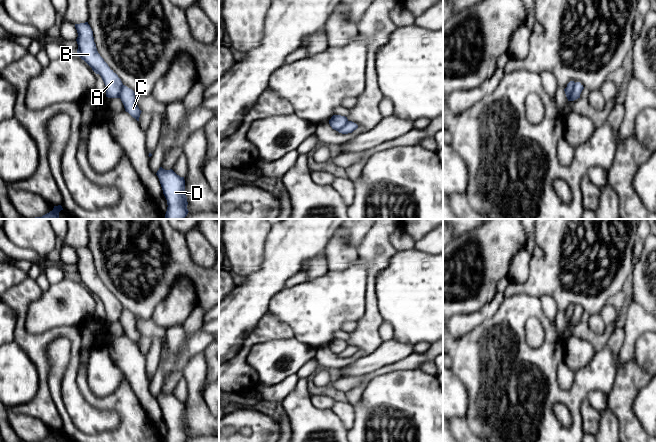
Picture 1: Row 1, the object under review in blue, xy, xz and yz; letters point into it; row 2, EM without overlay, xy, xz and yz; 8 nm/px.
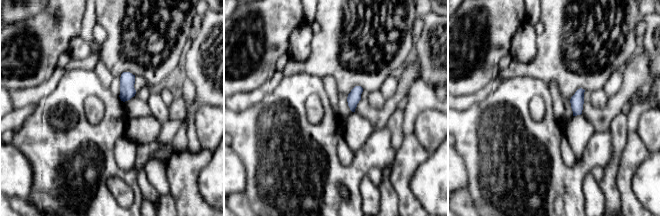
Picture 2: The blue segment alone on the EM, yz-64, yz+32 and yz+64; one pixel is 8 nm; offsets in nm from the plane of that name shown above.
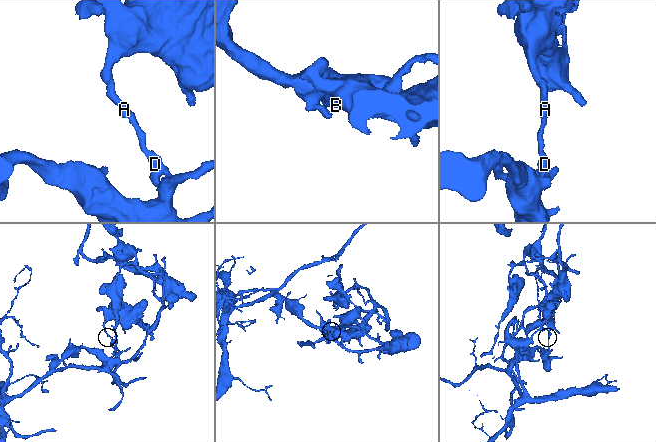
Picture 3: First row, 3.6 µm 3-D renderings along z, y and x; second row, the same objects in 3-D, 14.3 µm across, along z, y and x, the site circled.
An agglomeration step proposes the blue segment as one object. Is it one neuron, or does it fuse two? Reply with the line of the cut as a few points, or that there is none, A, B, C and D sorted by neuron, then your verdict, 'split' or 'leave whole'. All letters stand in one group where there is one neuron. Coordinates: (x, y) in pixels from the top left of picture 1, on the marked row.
yz (575, 83), (572, 93), (567, 98) | A B / C D | split

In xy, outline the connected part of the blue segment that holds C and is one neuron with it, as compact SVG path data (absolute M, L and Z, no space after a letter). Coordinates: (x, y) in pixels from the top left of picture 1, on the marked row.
M122 85L119 98L124 105L125 111L128 112L137 121L139 121L139 117L142 111L137 105L134 91L127 86Z

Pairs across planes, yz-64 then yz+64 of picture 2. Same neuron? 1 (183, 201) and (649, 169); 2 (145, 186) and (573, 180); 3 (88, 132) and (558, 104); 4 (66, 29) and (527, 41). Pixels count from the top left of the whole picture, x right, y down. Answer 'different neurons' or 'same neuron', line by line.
1: different neurons
2: different neurons
3: different neurons
4: different neurons

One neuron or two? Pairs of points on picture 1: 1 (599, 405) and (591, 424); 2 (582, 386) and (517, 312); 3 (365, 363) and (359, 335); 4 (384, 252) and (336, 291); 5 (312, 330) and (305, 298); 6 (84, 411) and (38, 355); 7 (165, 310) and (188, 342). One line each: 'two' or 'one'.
1: two
2: one
3: two
4: two
5: one
6: one
7: two

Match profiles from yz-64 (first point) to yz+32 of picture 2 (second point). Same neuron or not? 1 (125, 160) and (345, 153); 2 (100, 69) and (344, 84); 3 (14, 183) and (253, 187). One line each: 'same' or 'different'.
1: same
2: different
3: different

